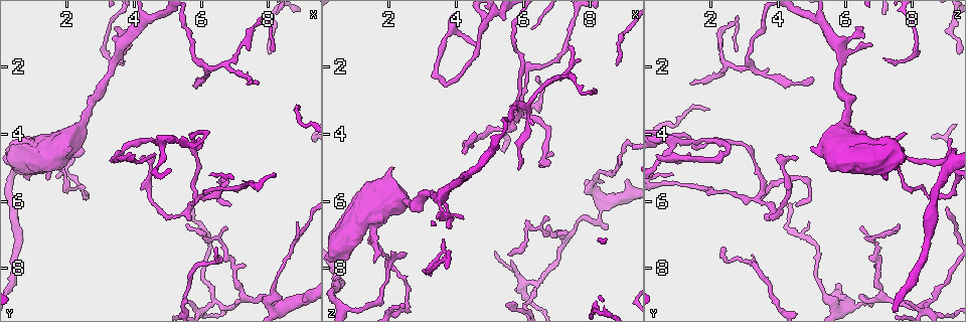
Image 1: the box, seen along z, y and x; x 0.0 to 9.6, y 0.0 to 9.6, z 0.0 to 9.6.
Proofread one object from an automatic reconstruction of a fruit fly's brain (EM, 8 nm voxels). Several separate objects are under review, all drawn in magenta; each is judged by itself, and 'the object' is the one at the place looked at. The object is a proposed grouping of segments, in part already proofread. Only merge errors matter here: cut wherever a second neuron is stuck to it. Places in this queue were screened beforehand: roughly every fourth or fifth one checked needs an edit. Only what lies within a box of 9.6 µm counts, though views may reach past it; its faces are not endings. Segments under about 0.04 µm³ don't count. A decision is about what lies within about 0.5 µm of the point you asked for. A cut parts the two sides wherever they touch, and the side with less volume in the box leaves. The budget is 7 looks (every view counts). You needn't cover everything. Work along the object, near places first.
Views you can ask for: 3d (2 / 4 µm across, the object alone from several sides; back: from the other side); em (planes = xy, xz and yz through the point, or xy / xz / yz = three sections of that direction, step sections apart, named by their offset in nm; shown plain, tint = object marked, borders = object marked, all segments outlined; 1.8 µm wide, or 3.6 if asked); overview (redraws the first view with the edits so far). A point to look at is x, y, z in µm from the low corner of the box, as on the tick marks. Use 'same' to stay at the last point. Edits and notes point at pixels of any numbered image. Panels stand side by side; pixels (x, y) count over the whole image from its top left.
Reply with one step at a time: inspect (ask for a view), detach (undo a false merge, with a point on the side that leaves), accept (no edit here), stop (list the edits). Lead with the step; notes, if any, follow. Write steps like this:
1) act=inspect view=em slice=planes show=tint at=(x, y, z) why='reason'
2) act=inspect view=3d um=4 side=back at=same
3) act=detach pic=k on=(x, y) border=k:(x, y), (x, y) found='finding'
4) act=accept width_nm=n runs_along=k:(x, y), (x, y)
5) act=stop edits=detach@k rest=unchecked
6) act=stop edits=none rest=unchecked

act=inspect view=3d um=2 at=(5.80, 5.95, 3.35) why='abrupt turn'

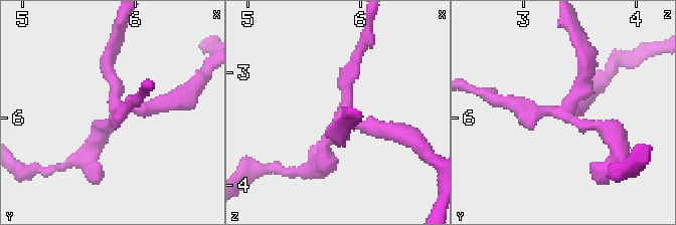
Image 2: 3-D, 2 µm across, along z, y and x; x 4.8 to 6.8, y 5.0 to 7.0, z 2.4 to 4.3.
act=inspect view=em slice=yz step=4 show=tint at=(5.82, 5.92, 3.38) arms=4

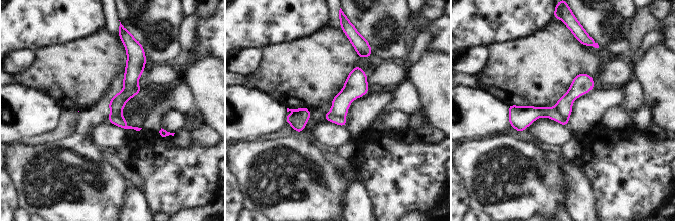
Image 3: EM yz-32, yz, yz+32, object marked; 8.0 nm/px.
act=inspect view=em slice=planes show=borders at=same why='another direction'

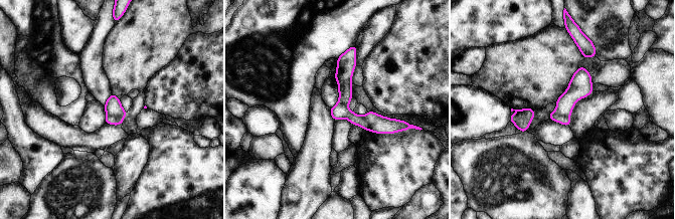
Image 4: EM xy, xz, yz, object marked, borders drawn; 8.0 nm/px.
act=detach pic=4 on=(111, 120) width_nm=130 border=4:(107, 114), (125, 116) found='two neurons meet here'

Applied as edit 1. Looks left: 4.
act=inspect view=overview why='redraw'

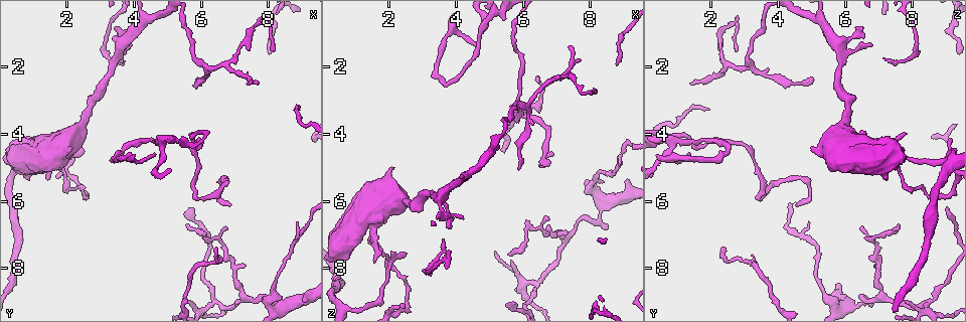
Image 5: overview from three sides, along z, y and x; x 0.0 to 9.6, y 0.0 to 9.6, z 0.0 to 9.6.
act=inspect view=3d um=2 at=(4.30, 0.65, 5.20) why='thick turns thin'

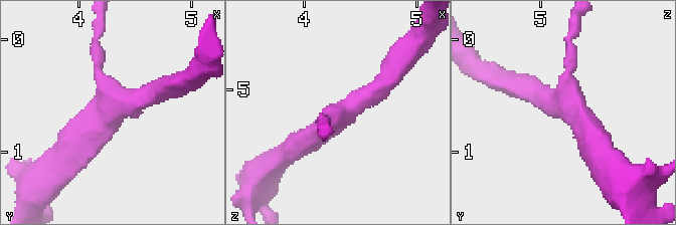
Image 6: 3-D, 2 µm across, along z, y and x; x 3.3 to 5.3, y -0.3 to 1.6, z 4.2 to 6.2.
act=inspect view=em slice=planes show=tint at=(4.32, 0.66, 5.26) why='need the tissue'

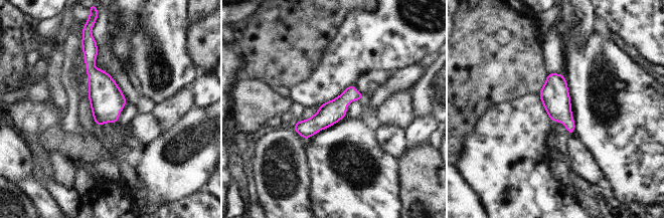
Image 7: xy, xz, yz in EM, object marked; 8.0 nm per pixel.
act=accept width_nm=180 runs_along=7:(360, 96), (296, 128) found='continuous, no second neuron'

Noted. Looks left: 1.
act=stop edits=detach@4 rest=unchecked

